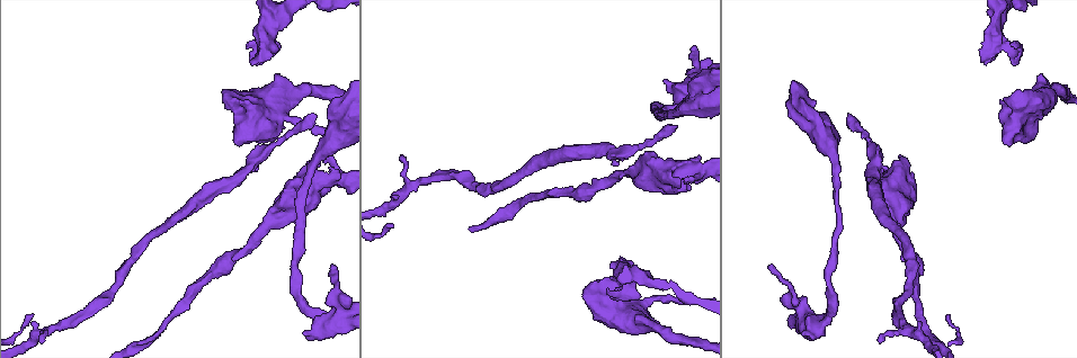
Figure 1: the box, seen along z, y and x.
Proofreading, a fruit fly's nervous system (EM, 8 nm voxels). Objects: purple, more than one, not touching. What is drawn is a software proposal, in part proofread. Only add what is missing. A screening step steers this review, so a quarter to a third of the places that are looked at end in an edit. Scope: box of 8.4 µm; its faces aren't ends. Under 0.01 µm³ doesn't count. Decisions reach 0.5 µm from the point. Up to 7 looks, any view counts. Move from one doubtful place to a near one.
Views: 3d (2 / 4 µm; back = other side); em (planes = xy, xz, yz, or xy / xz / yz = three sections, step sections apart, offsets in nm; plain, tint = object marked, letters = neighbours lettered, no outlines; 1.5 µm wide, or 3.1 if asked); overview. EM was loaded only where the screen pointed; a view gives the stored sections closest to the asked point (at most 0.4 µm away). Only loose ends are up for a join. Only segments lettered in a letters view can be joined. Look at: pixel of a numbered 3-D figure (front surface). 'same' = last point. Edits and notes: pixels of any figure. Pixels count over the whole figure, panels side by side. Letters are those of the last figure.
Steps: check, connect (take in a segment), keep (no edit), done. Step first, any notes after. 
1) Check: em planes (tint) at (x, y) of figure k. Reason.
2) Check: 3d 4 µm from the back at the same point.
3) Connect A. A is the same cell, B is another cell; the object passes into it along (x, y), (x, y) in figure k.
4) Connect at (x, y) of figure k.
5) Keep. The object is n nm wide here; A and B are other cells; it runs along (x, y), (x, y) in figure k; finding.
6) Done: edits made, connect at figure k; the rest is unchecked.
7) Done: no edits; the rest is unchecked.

Check: em xz step 4 (letters) at (768, 265) of figure 1. Free end.

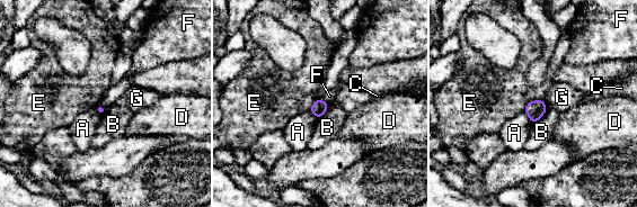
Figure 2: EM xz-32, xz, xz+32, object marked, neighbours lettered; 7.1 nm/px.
Keep. A, B, C, D, E, F and G are other cells; a border runs along (321, 99), (328, 105) in figure 2; no lettered segment goes on from it.

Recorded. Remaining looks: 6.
Check: em planes (letters) at (674, 126) of figure 1. An open end.

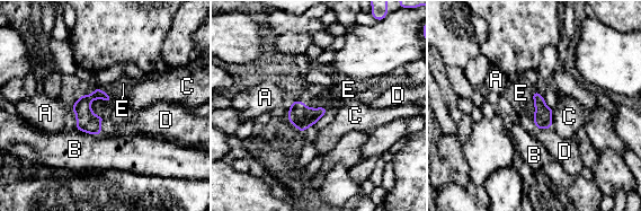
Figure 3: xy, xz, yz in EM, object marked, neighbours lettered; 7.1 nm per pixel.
Connect E. E is the same cell, A, B, C and D are other cells; the cell continues.

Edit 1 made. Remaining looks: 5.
Check: overview. See it whole again.

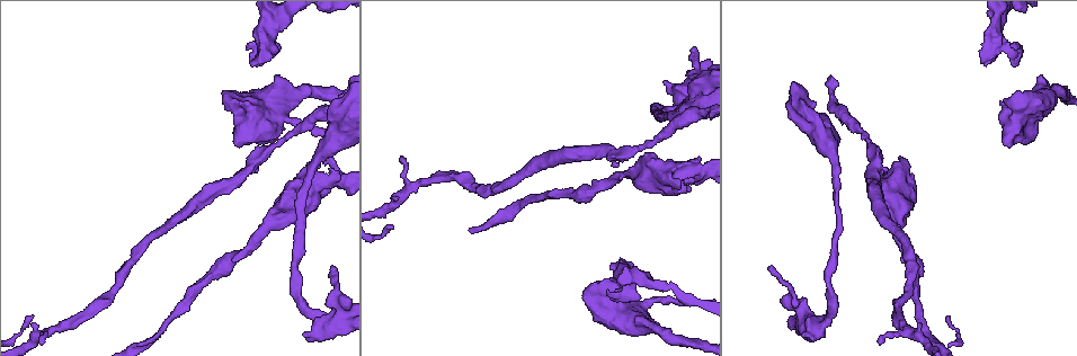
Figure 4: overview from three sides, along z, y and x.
Check: 3d 2 µm at (235, 100) of figure 4. Branch stops here.

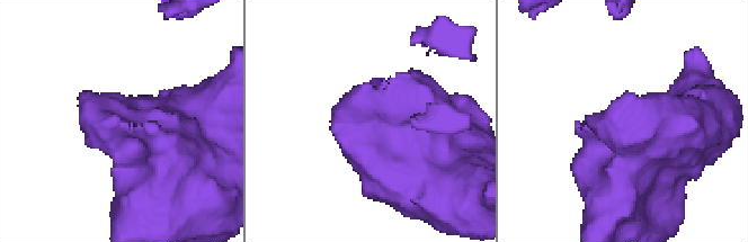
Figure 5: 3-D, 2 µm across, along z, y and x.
Check: em planes (letters) at (368, 85) of figure 5.

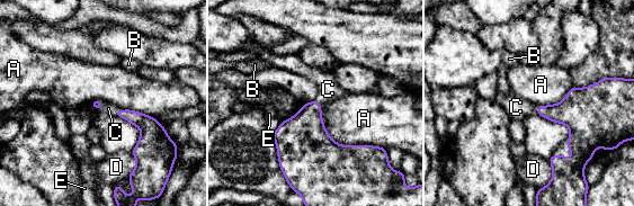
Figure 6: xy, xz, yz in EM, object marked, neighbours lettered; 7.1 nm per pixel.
Connect C. The longest contact is with A, 550 nm; C is the same cell, A, B, D and E are other cells; the object passes into it along (148, 125), (117, 109), (108, 108) in figure 6; the cell continues.

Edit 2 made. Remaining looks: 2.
Done: edits made, connect at figure 3, connect at figure 6; the rest is unchecked.

